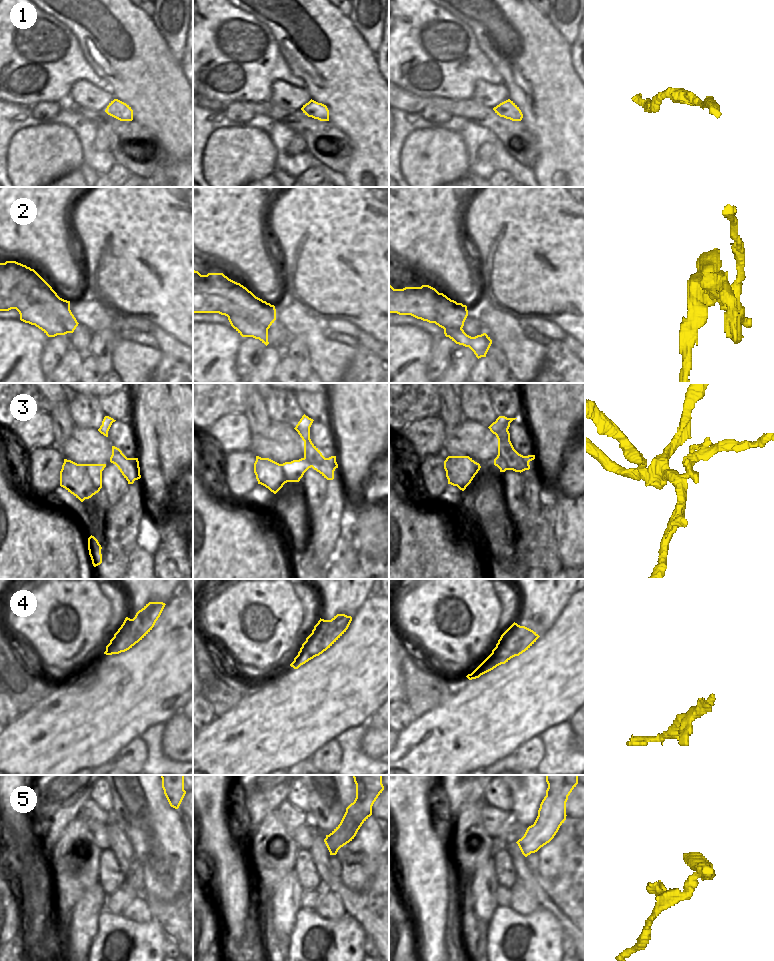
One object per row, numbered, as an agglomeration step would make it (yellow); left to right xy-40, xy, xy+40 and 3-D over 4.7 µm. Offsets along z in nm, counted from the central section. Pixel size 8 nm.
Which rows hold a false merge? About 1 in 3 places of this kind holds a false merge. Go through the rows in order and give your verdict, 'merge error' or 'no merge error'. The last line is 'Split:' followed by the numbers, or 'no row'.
1: no merge error
2: merge error
3: merge error
4: merge error
5: no merge error
Split: 2, 3, 4

